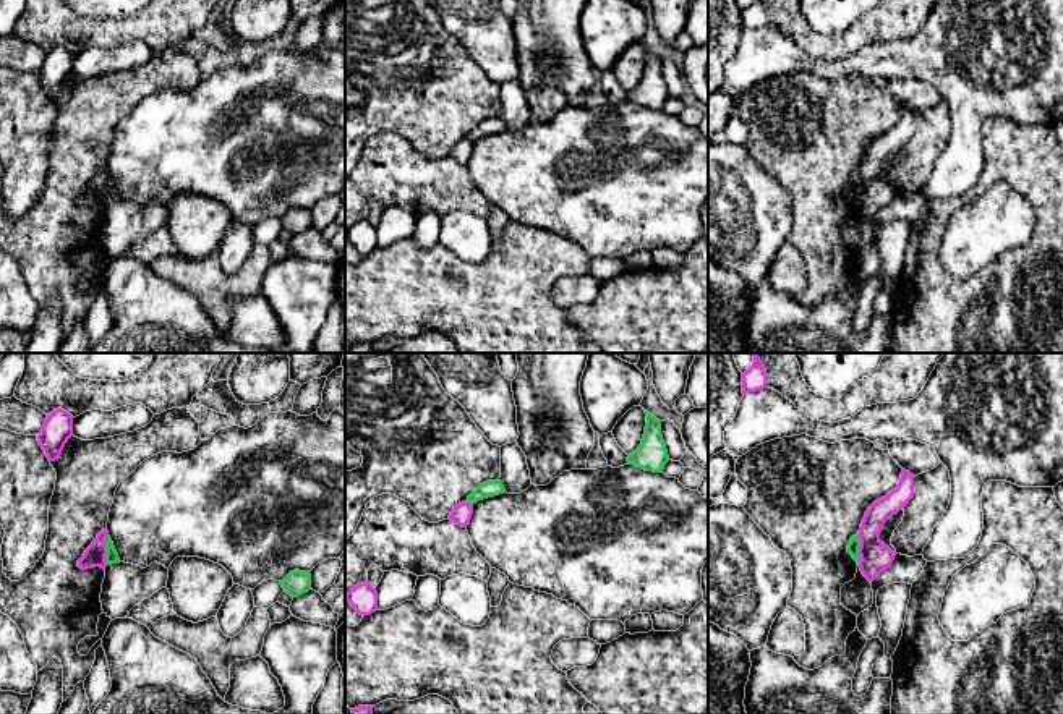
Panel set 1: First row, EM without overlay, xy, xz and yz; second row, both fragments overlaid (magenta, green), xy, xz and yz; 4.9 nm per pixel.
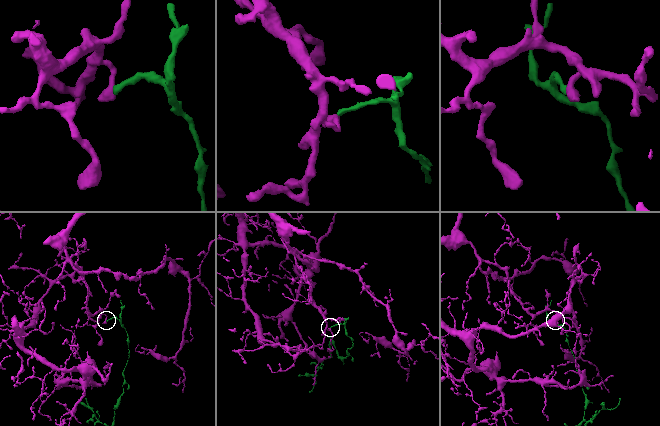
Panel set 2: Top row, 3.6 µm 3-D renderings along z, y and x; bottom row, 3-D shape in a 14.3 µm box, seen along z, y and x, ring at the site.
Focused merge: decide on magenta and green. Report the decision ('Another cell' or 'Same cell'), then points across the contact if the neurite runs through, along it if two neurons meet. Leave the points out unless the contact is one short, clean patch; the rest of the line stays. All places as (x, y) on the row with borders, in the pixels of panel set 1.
Another cell. Boundary: xy (107, 533), (106, 564)

